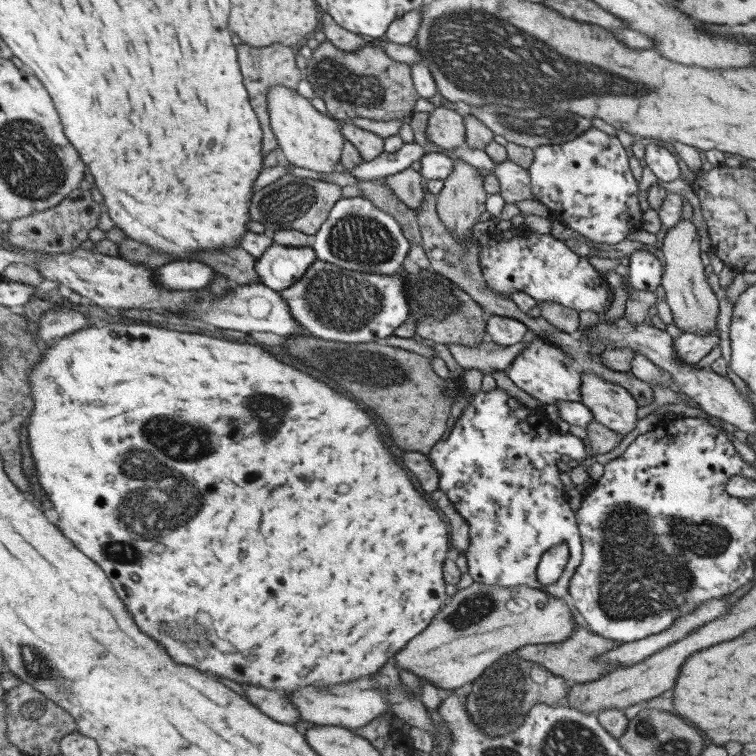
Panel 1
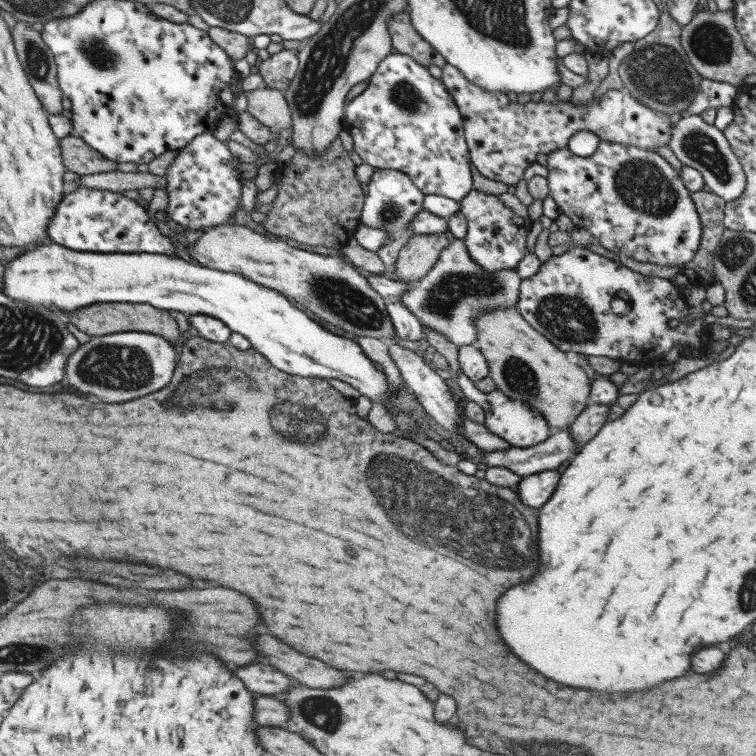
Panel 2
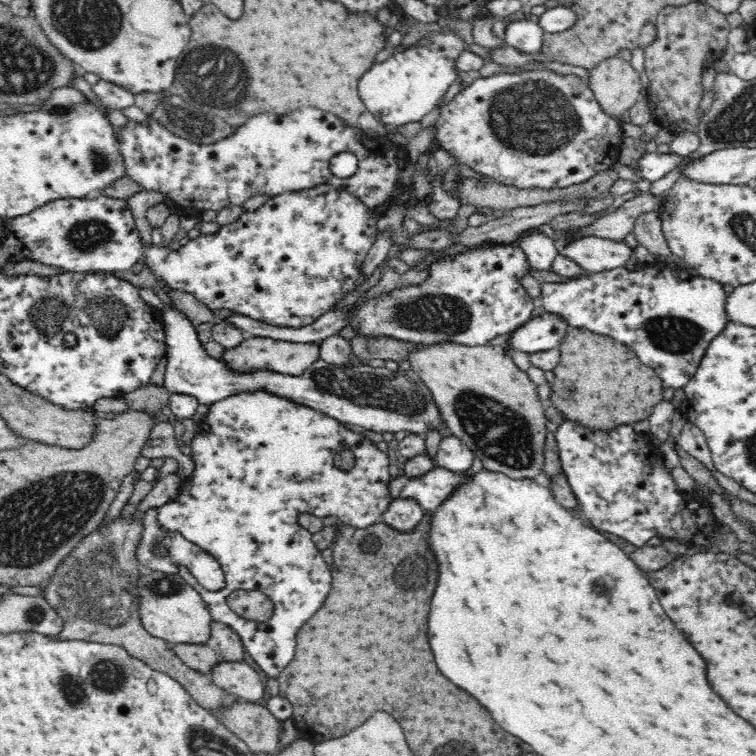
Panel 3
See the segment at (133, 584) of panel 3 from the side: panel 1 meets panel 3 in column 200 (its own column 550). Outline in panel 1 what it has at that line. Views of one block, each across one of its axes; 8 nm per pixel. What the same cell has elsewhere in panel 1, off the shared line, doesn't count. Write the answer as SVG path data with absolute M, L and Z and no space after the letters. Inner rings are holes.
M515 652L508 653L501 656L492 668L483 672L480 680L472 683L472 691L468 694L464 707L484 734L510 734L523 724L536 702L543 702L551 707L563 703L570 689L565 681L564 677L546 672L538 663L522 660Z

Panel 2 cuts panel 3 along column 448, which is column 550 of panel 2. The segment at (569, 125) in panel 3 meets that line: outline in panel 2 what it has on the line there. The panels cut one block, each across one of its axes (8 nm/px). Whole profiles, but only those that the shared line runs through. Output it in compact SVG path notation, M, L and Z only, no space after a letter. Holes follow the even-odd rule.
M451 64L442 68L441 81L450 92L459 108L464 123L464 134L469 148L471 162L476 170L489 180L516 185L524 170L536 162L537 154L550 154L559 148L567 148L569 139L581 130L589 130L599 136L599 140L617 142L624 146L637 146L642 150L654 151L658 146L666 146L672 136L673 124L683 115L698 114L708 108L733 106L738 102L738 85L702 79L698 92L686 111L674 115L656 112L638 102L632 94L624 90L609 89L604 96L594 98L586 105L572 102L520 103L510 101L502 92L486 92L480 85L469 81Z

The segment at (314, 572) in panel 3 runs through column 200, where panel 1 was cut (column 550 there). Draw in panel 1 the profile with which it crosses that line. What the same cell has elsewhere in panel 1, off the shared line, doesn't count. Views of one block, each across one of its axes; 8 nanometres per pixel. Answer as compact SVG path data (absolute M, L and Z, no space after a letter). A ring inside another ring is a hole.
M498 386L488 392L480 389L474 393L453 428L447 440L438 441L430 449L429 458L439 474L438 489L444 492L468 523L469 545L465 553L468 574L475 581L489 586L515 587L525 584L555 598L566 596L571 578L583 558L583 546L575 512L570 509L568 493L564 492L556 462L564 454L574 460L584 460L584 439L570 432L560 434L544 415L543 409L529 409ZM561 543L569 548L567 565L554 584L544 587L537 580L537 566L543 552Z

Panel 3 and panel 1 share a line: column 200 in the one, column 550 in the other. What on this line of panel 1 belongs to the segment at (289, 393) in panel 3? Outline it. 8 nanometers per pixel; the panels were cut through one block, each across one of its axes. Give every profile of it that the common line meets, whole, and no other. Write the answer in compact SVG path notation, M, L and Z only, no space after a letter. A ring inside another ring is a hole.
M534 336L529 345L514 359L506 374L510 380L539 400L544 406L555 402L581 402L581 374L582 370L574 365L570 358L559 346L552 344L544 337Z

